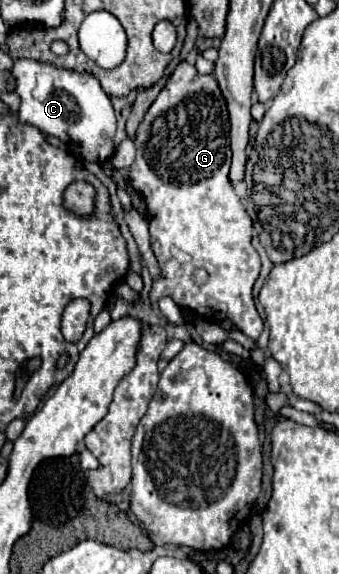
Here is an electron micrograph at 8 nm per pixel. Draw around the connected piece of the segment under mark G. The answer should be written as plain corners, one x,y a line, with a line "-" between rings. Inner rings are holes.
181,61
177,65
177,69
173,71
173,75
169,77
167,85
161,89
159,97
155,99
155,103
149,107
149,111
145,113
143,117
143,123
139,125
137,129
137,137
135,137
135,149
137,149
137,157
135,157
135,163
131,165
129,169
129,181
131,185
135,187
135,191
139,191
147,203
147,221
149,221
149,227
151,227
151,249
157,257
157,263
159,263
159,269
161,269
161,277
153,279
153,285
151,285
151,291
149,291
149,299
151,303
157,303
159,299
163,297
171,297
179,307
185,307
185,309
193,309
197,311
201,317
209,319
209,321
223,321
223,319
231,319
247,337
251,339
259,339
261,331
263,331
263,321
259,317
259,311
255,307
255,301
253,301
253,283
257,281
259,277
259,271
261,271
261,263
259,263
259,255
257,251
253,249
251,245
251,217
247,215
245,207
241,205
237,193
235,193
235,187
233,183
229,181
229,167
231,167
231,149
229,149
229,117
227,117
227,107
225,107
225,101
223,101
223,95
217,87
217,81
211,77
211,75
199,75
195,65
187,63
187,61
-
197,269
205,269
209,273
209,279
203,283
203,285
197,285
193,281
193,273

